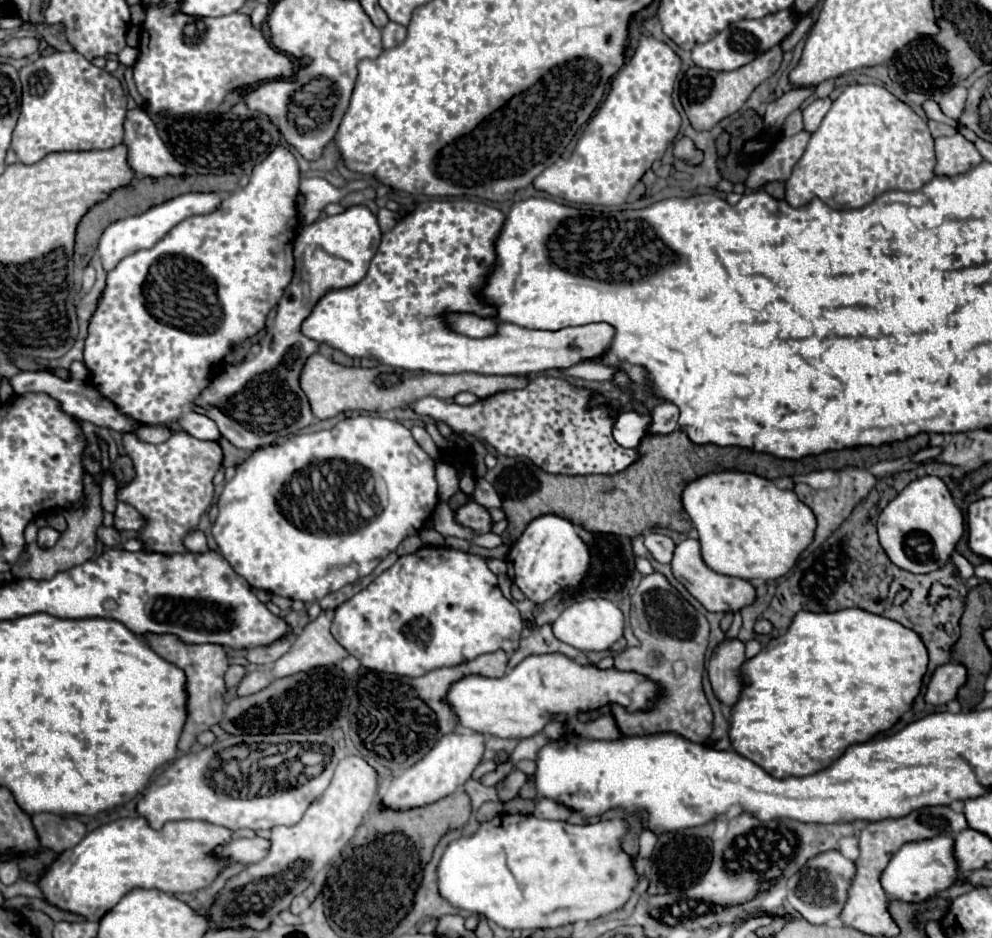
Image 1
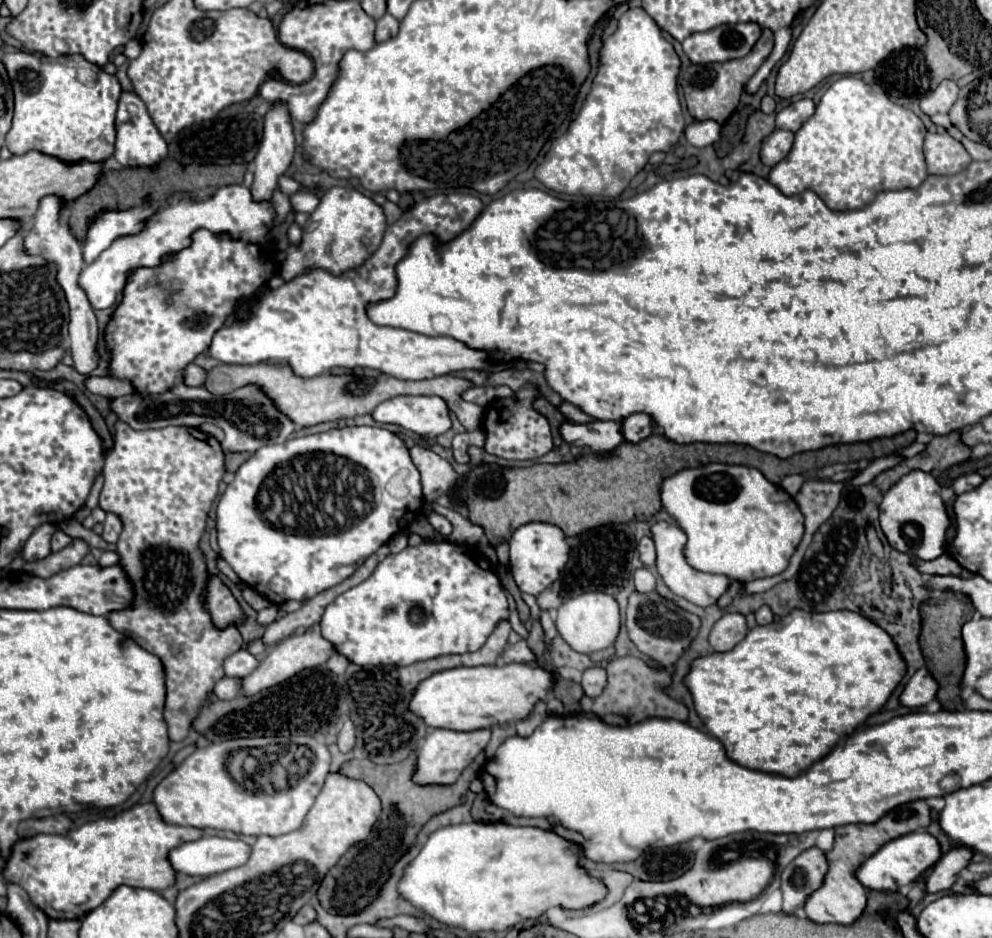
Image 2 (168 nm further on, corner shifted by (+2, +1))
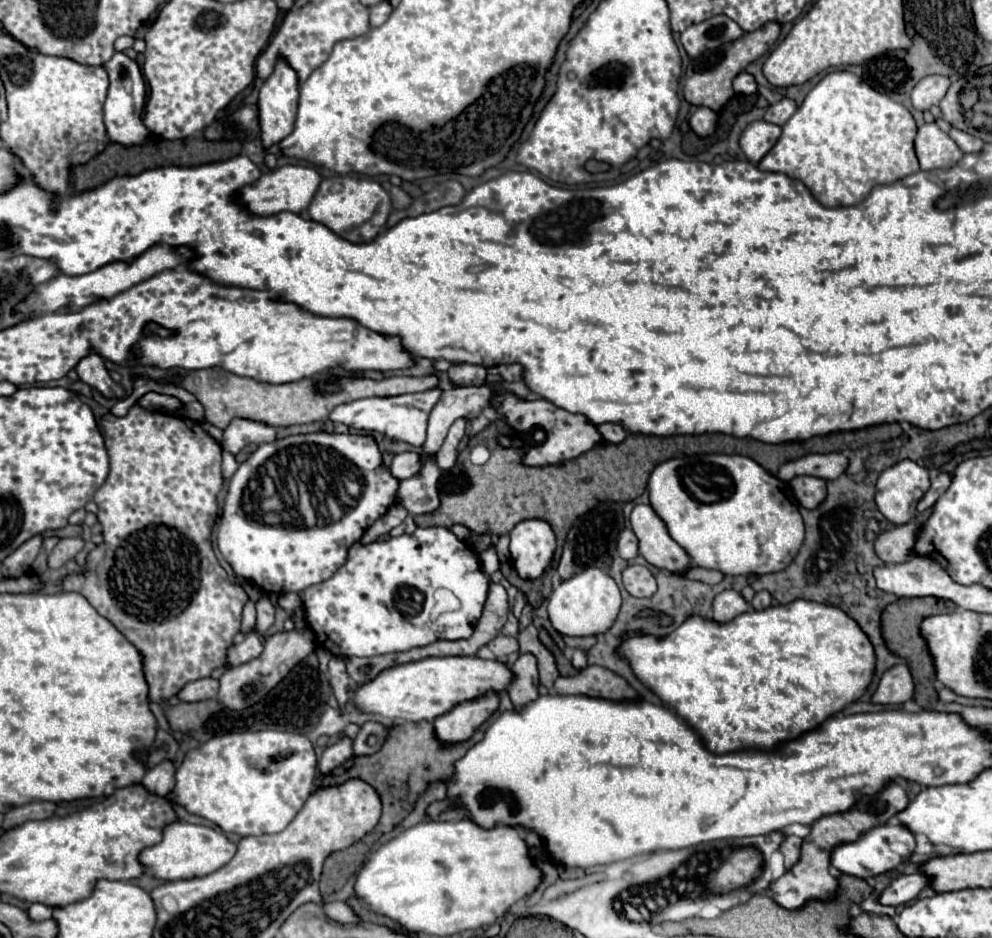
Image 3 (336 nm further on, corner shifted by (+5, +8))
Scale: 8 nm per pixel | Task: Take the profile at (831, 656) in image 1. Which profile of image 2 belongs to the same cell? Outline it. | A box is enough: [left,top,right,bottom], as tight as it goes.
[686,608,906,776]

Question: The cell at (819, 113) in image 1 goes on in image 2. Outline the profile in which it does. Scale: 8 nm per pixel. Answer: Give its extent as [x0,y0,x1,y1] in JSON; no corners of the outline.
[776,100,816,130]

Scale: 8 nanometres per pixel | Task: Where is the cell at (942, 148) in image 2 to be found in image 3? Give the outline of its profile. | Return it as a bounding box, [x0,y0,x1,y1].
[915,123,963,171]

